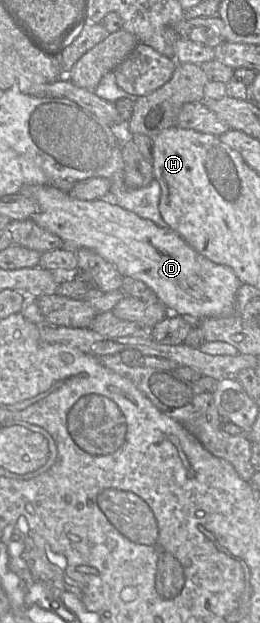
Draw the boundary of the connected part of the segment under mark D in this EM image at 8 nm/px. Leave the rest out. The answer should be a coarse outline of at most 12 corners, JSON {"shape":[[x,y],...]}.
{"shape":[[53,185],[30,219],[94,250],[171,313],[233,312],[233,269],[109,198]]}

